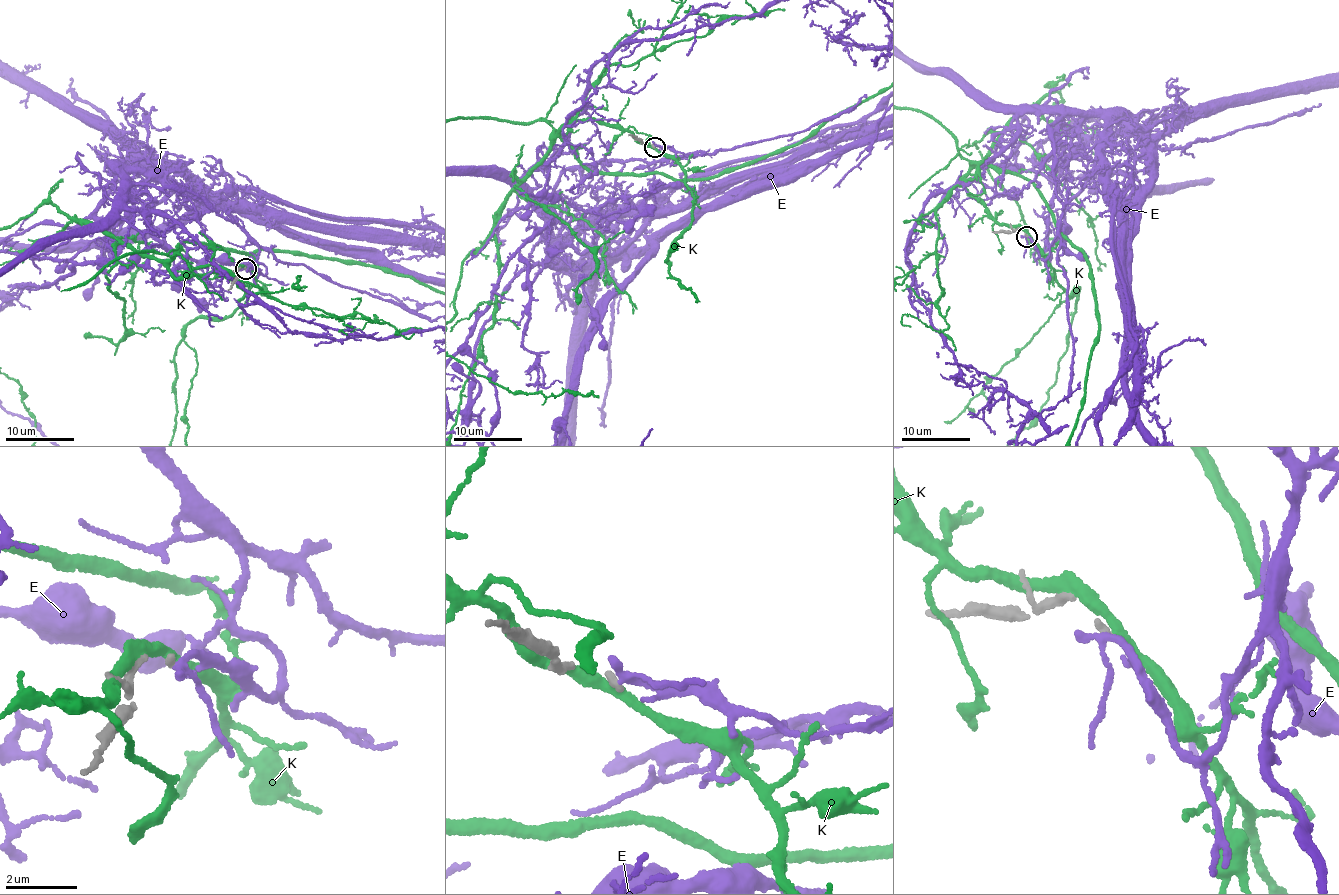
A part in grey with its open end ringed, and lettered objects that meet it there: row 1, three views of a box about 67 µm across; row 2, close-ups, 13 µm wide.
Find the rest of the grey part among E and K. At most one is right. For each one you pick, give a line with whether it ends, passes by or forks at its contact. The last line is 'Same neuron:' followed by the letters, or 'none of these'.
Same neuron: none of these

